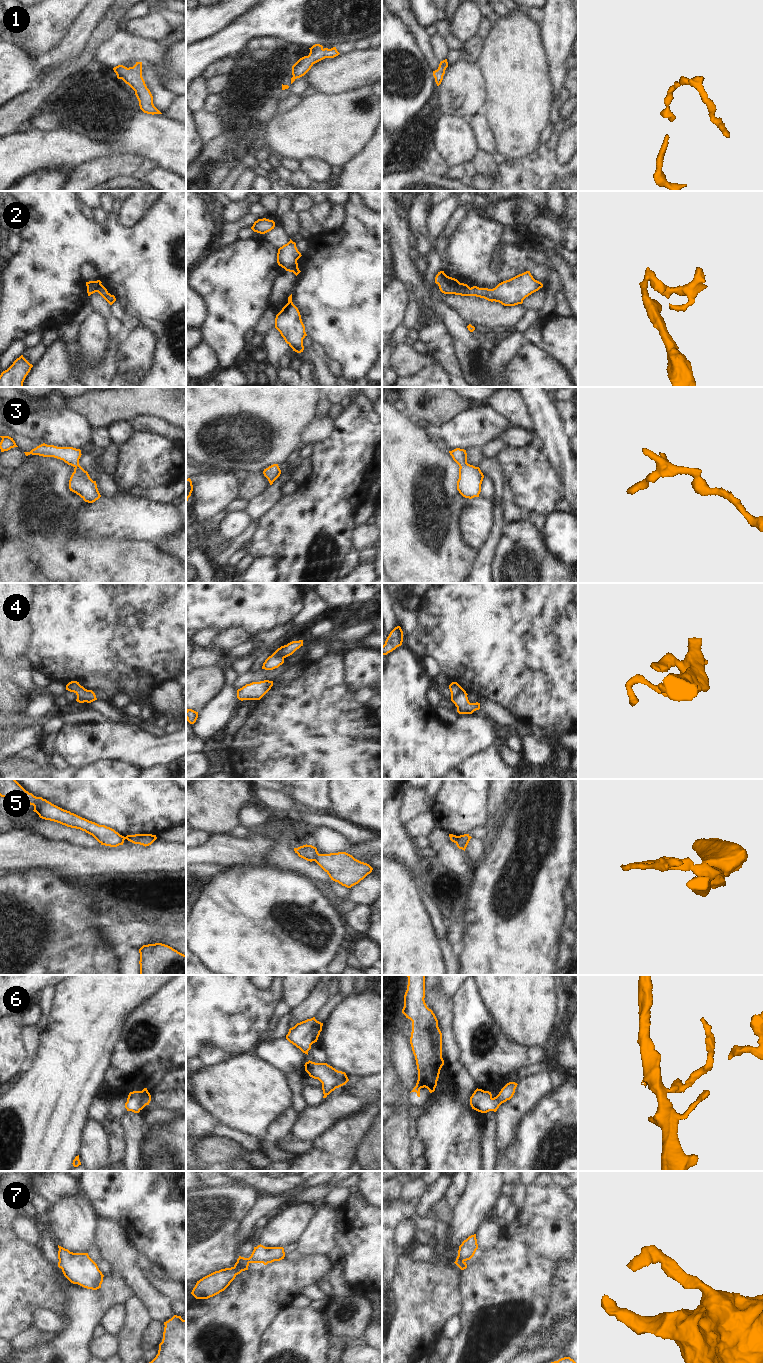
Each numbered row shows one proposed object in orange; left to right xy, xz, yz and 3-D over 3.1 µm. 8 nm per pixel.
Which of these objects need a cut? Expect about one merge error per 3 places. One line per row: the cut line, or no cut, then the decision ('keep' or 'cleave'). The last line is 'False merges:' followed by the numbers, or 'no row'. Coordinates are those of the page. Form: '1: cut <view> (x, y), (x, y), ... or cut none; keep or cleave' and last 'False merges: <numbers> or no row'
1: cut none; keep
2: cut yz (460, 283), (455, 287), (453, 293); cleave
3: cut none; keep
4: cut yz (462, 688), (451, 699); cleave
5: cut xz (317, 852), (314, 860); cleave
6: cut none; keep
7: cut none; keep
False merges: 2, 4, 5

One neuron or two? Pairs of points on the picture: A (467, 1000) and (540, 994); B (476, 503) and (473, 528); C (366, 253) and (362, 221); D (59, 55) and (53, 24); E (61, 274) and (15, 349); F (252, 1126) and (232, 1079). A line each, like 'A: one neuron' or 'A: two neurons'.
A: two neurons
B: one neuron
C: one neuron
D: two neurons
E: two neurons
F: one neuron

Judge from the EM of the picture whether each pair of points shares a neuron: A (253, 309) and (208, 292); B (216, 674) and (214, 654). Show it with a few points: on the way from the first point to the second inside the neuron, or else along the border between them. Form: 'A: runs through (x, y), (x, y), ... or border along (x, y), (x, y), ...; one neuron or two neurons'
A: runs through (242, 298), (235, 292), (219, 292); one neuron
B: border along (218, 663), (212, 666), (200, 667), (196, 670); two neurons

